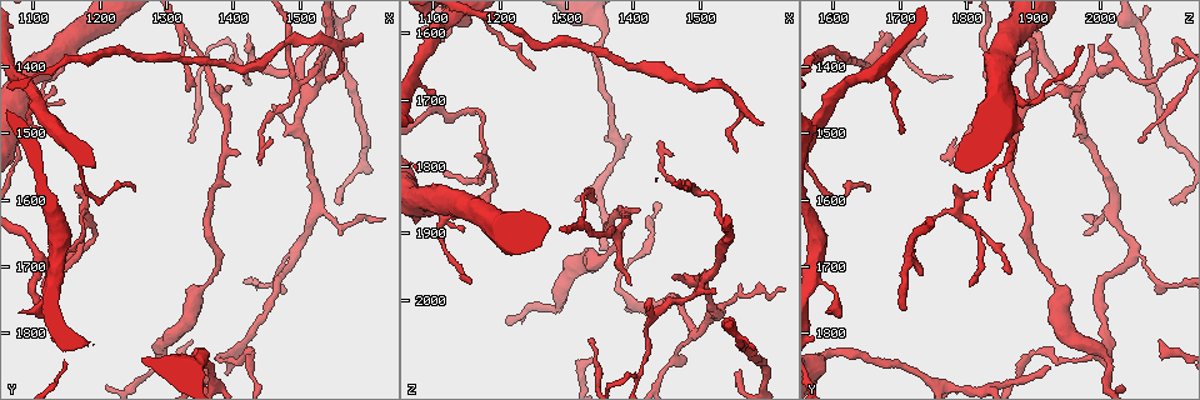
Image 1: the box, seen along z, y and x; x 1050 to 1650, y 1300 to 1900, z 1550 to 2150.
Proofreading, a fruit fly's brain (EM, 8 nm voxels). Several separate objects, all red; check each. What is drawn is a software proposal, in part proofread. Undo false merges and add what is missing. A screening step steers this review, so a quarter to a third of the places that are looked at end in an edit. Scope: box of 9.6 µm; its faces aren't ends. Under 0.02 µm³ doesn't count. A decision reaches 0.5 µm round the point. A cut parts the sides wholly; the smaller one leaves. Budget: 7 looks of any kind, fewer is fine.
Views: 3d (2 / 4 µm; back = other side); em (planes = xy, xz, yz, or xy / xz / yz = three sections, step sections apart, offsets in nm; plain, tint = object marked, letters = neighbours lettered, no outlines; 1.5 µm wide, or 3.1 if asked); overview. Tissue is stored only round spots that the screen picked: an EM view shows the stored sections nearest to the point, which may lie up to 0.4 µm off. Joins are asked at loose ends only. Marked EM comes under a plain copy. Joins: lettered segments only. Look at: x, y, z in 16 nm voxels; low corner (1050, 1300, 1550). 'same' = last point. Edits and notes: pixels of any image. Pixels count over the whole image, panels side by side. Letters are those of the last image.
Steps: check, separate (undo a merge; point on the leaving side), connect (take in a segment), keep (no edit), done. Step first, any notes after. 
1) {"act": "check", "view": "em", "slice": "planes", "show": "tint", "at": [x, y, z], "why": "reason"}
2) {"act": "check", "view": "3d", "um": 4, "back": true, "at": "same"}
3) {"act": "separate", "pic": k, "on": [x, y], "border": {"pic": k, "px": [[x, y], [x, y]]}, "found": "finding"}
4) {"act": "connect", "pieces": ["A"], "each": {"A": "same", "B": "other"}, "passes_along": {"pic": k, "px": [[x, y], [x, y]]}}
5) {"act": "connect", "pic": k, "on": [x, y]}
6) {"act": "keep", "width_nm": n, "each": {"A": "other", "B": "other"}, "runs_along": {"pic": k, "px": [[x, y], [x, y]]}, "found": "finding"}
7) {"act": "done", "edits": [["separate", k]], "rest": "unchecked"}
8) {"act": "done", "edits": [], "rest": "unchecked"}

{"act": "check", "view": "em", "slice": "planes", "show": "letters", "at": [1595, 1350, 1735], "why": "thin end"}

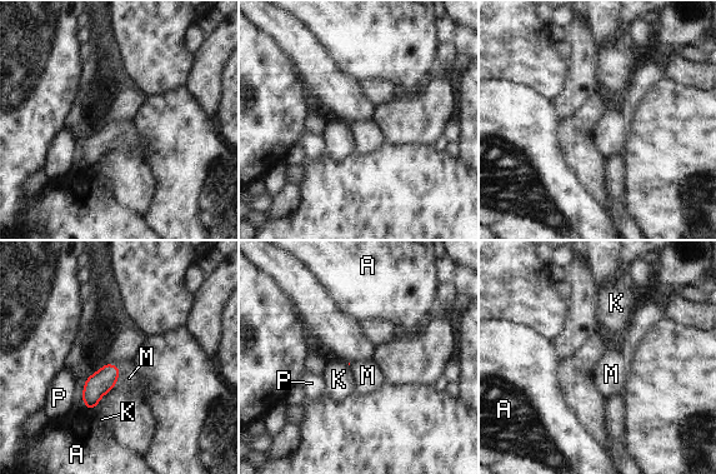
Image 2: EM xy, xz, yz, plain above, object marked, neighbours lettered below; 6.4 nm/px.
{"act": "connect", "pieces": ["M"], "each": {"A": "other", "K": "other", "M": "same", "P": "other"}, "passes_along": {"pic": 2, "px": [[101, 382], [118, 374], [129, 378]]}, "found": "the neuron continues"}

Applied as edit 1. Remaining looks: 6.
{"act": "check", "view": "em", "slice": "yz", "step": 8, "show": "letters", "at": [1330, 1350, 1890], "why": "abrupt turn"}

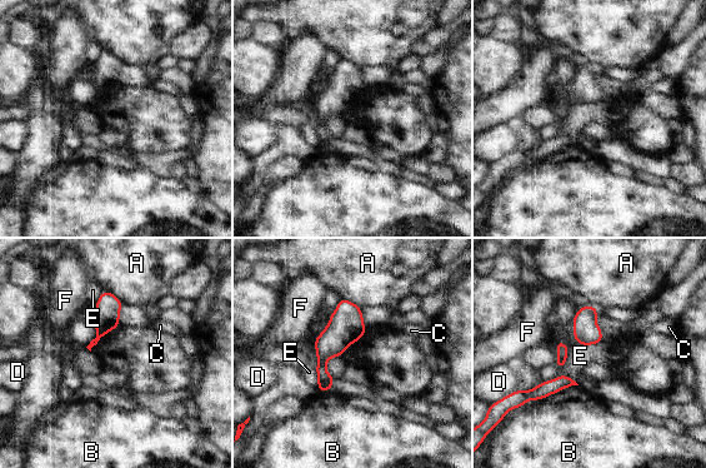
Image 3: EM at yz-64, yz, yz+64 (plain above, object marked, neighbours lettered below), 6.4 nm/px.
{"act": "keep", "longest_contact_nm": ["B", 280], "each": {"A": "other", "B": "other", "C": "other", "D": "other", "E": "other", "F": "other"}, "border": {"pic": 3, "px": [[575, 313], [574, 337], [601, 342]]}, "found": "one neuron here"}

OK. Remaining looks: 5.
{"act": "check", "view": "3d", "um": 2, "at": [1455, 1460, 1965], "why": "branch stops here"}

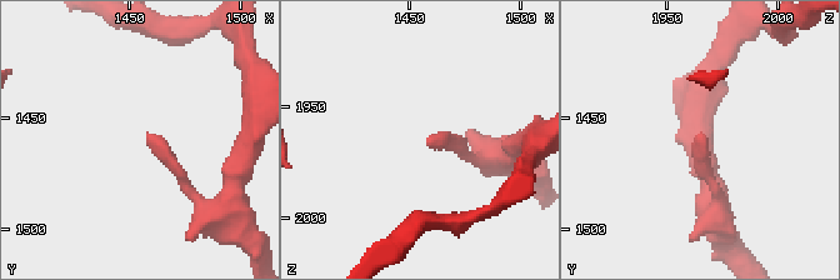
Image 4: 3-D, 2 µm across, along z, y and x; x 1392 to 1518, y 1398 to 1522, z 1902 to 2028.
{"act": "check", "view": "em", "slice": "planes", "show": "tint", "at": [1460, 1457, 1965]}

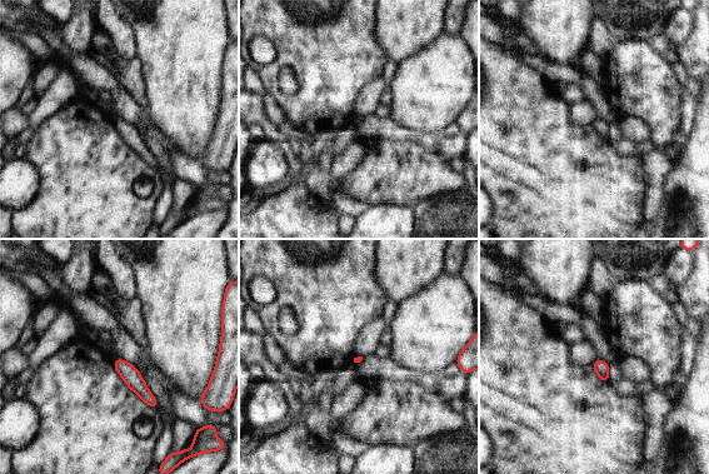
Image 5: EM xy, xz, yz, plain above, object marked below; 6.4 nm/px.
{"act": "check", "view": "em", "slice": "planes", "show": "letters", "at": "same", "why": "see the neighbours"}

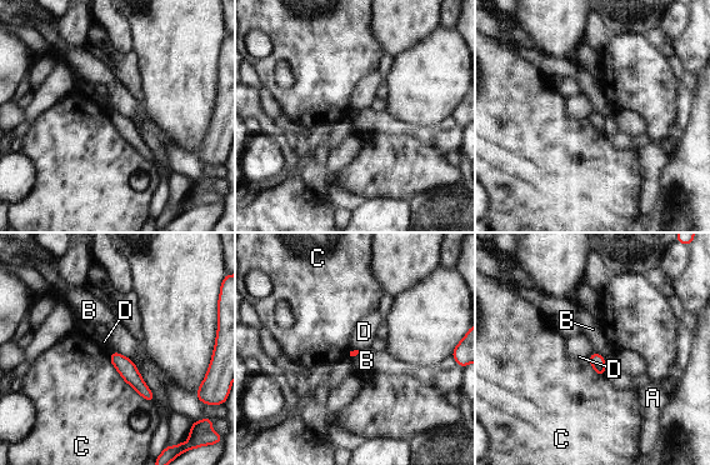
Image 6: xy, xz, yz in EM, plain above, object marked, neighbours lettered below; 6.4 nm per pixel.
{"act": "keep", "each": {"A": "other", "B": "other", "C": "other", "D": "other"}, "runs_along": {"pic": 6, "px": [[113, 355], [150, 398]]}, "found": "none of them fits"}

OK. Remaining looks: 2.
{"act": "done", "edits": [["connect", 2]], "rest": "unchecked"}

